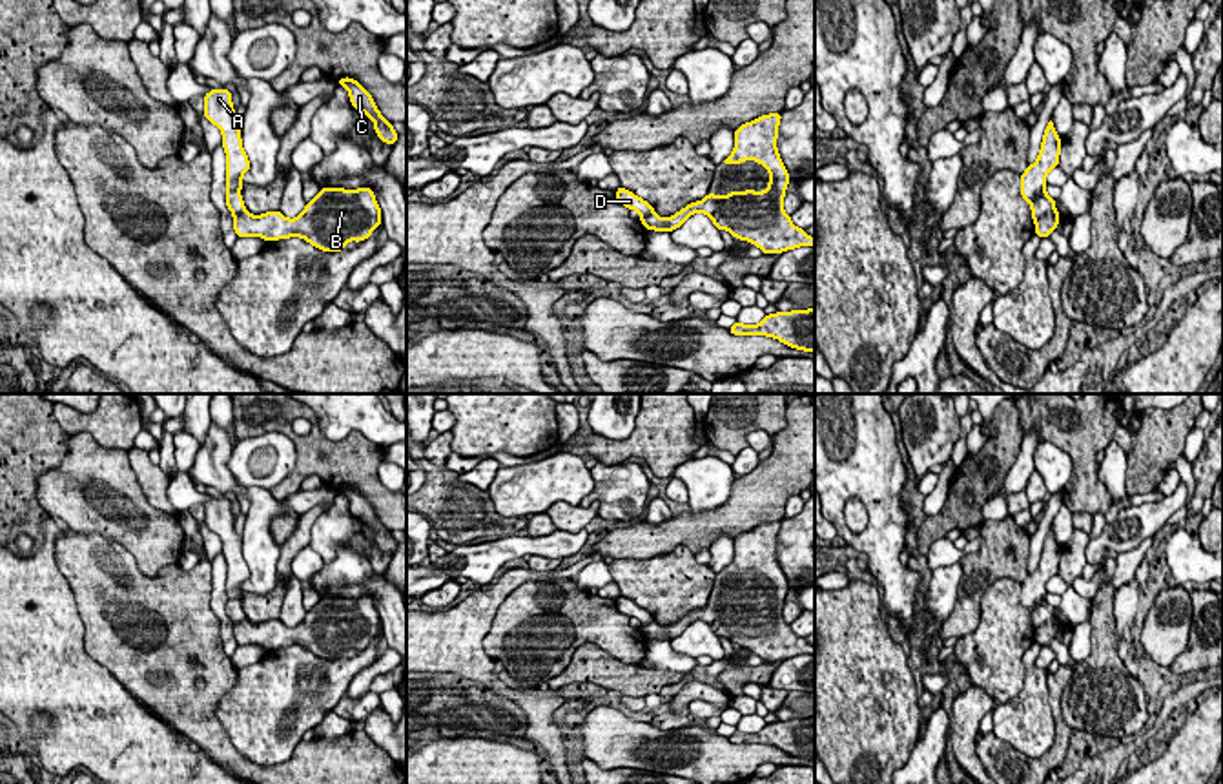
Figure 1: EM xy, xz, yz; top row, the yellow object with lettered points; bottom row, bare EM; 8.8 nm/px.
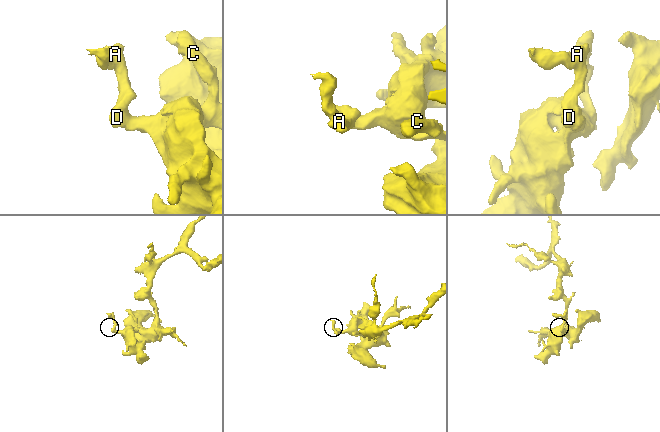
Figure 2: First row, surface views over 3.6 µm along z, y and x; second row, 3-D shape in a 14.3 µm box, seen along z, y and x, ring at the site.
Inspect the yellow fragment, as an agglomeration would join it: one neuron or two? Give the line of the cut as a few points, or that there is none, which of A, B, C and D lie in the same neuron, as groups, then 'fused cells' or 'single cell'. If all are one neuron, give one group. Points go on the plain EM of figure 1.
cut yz (1054, 615), (1036, 633); groups A D / B C; fused cells

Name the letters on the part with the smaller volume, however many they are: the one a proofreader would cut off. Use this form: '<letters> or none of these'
A, D

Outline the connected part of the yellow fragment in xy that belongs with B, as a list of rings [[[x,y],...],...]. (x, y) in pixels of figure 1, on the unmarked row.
[[[323,596],[295,627],[281,620],[233,624],[239,645],[257,644],[264,649],[301,645],[324,660],[343,660],[350,649],[365,649],[381,633],[381,618],[374,600]]]

